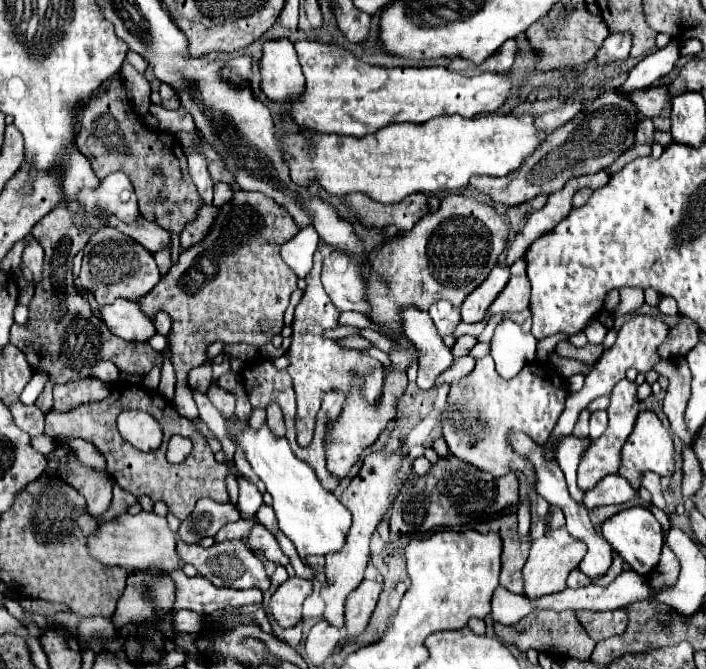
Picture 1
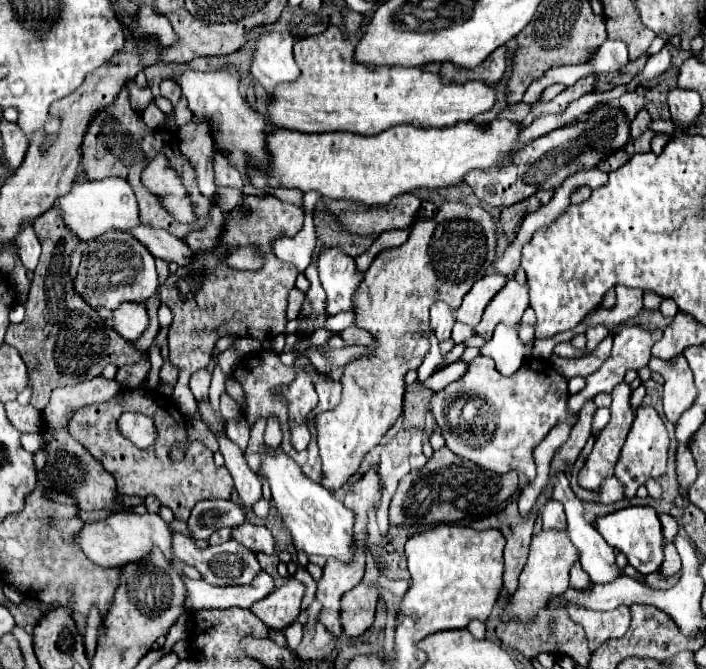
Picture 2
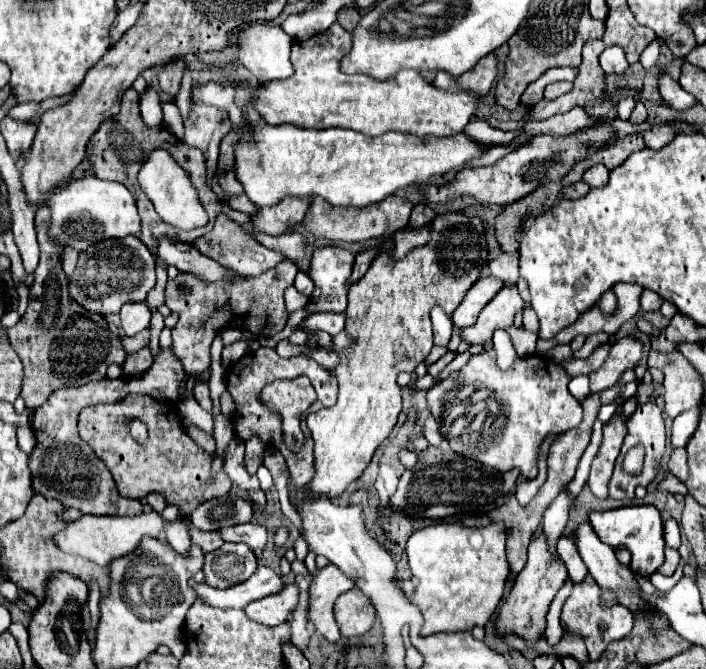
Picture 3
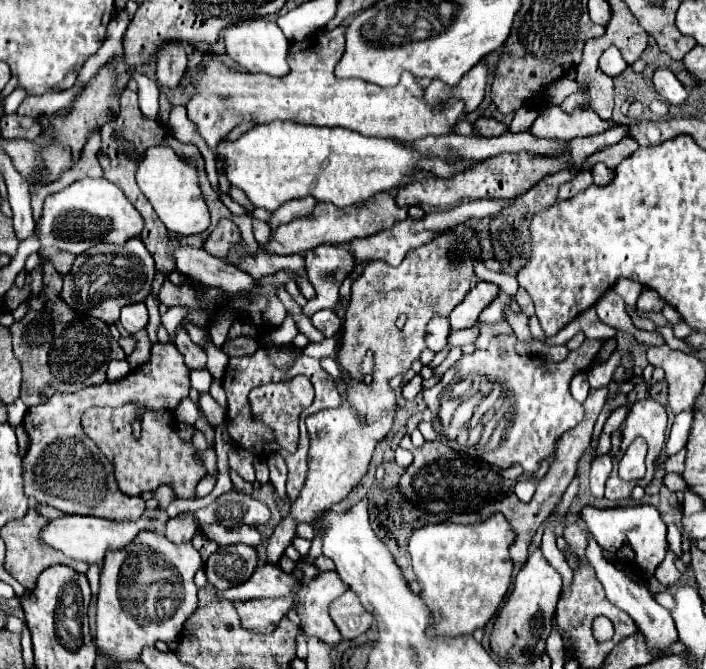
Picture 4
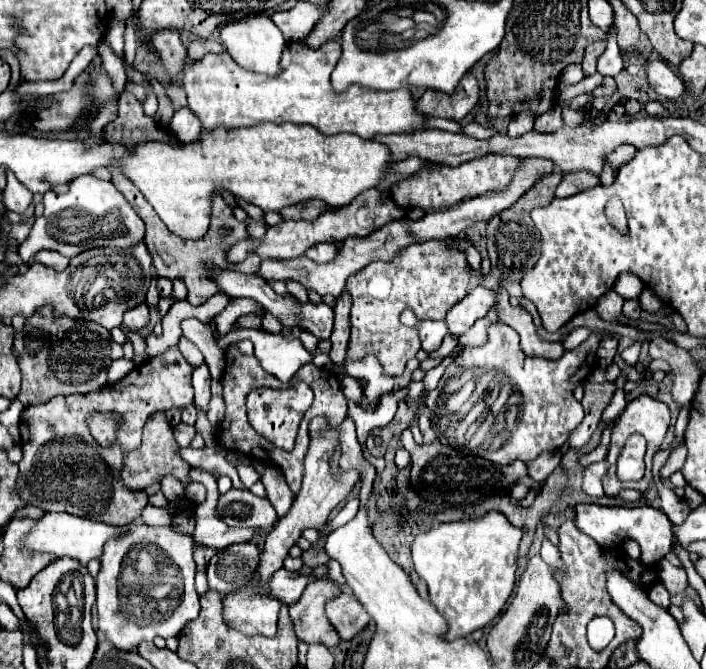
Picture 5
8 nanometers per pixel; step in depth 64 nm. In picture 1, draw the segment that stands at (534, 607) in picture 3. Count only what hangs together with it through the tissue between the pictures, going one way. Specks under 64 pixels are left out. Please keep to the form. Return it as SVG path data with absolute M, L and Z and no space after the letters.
M566 526L552 530L548 536L542 536L538 540L532 540L530 556L524 566L524 594L526 596L544 596L544 594L554 594L566 588L566 578L568 574L578 568L580 560L584 558L584 542L582 540L572 540L568 536Z

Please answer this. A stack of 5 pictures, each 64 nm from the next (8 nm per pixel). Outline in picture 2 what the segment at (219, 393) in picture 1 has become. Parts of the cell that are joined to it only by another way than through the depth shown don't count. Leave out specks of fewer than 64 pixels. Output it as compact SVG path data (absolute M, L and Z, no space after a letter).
M226 392L220 396L220 412L222 412L222 418L226 422L234 420L238 416L238 406L236 406L236 402Z

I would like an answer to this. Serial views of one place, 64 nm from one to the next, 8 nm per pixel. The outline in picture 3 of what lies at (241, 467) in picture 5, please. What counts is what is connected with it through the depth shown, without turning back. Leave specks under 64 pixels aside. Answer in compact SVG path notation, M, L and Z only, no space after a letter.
M254 436L246 442L246 468L250 474L256 474L258 466L262 464L262 458L264 458L264 444L260 436Z

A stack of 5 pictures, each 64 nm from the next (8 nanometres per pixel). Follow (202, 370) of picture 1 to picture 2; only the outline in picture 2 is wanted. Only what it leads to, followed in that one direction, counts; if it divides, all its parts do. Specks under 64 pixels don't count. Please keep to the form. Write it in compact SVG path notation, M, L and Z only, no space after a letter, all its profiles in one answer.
M200 370L194 372L190 378L190 390L198 400L208 400L208 388L210 388L210 380L212 380L212 372L210 370Z

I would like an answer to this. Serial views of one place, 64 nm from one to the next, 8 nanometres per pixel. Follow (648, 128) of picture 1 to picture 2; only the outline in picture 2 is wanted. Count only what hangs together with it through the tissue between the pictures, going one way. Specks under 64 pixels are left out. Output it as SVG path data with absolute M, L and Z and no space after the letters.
M642 110L642 112L632 120L632 126L630 126L630 128L632 128L632 132L630 132L630 134L632 134L632 140L636 140L642 132L646 132L646 130L650 128L650 122L652 122L650 114Z

